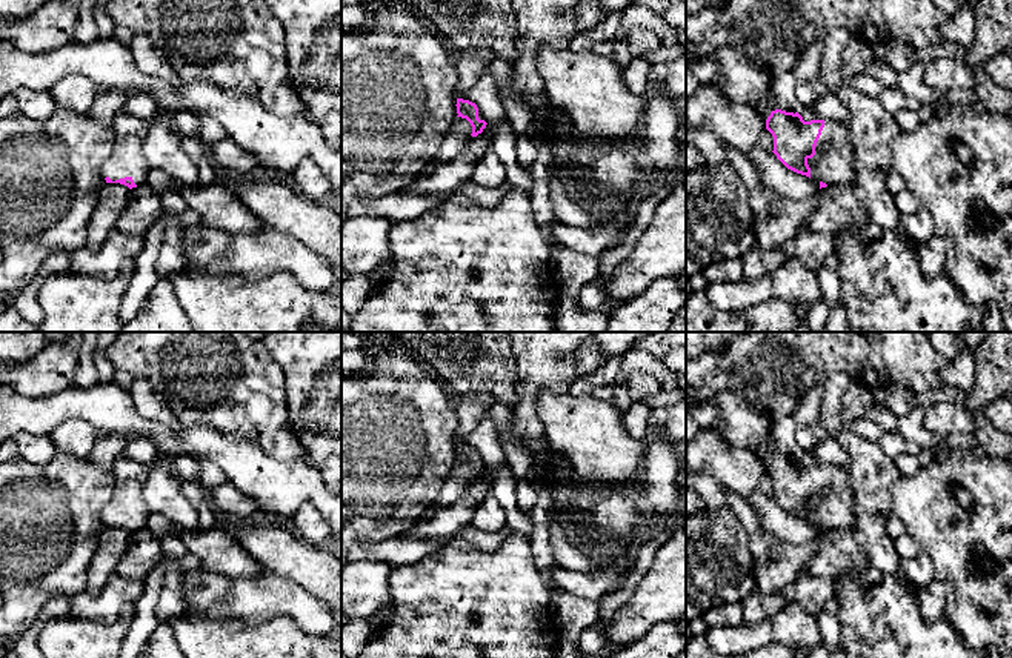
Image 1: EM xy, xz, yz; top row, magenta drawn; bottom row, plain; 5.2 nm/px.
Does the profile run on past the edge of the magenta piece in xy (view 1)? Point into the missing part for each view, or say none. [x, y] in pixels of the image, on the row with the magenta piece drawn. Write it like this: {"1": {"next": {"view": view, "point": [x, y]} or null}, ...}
{"1": {"next": {"view": "xy", "point": [126, 160]}}}

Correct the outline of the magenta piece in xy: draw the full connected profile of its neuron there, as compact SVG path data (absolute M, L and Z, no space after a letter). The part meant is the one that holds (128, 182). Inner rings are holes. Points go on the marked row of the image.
M118 112L114 123L115 141L111 157L100 168L105 183L129 189L146 181L151 166L141 151L152 123Z

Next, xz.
M457 98L455 106L458 114L457 117L466 118L471 123L471 137L449 161L435 164L431 174L418 177L409 186L400 189L398 194L406 197L441 195L458 189L472 178L478 157L469 151L469 145L483 132L488 123L483 120L475 103Z

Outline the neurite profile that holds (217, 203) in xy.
M223 177L208 186L181 186L178 192L188 208L200 214L201 223L232 235L254 234L263 228Z

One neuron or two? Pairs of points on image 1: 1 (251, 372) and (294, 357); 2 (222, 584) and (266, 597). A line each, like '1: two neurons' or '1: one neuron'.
1: two neurons
2: two neurons

